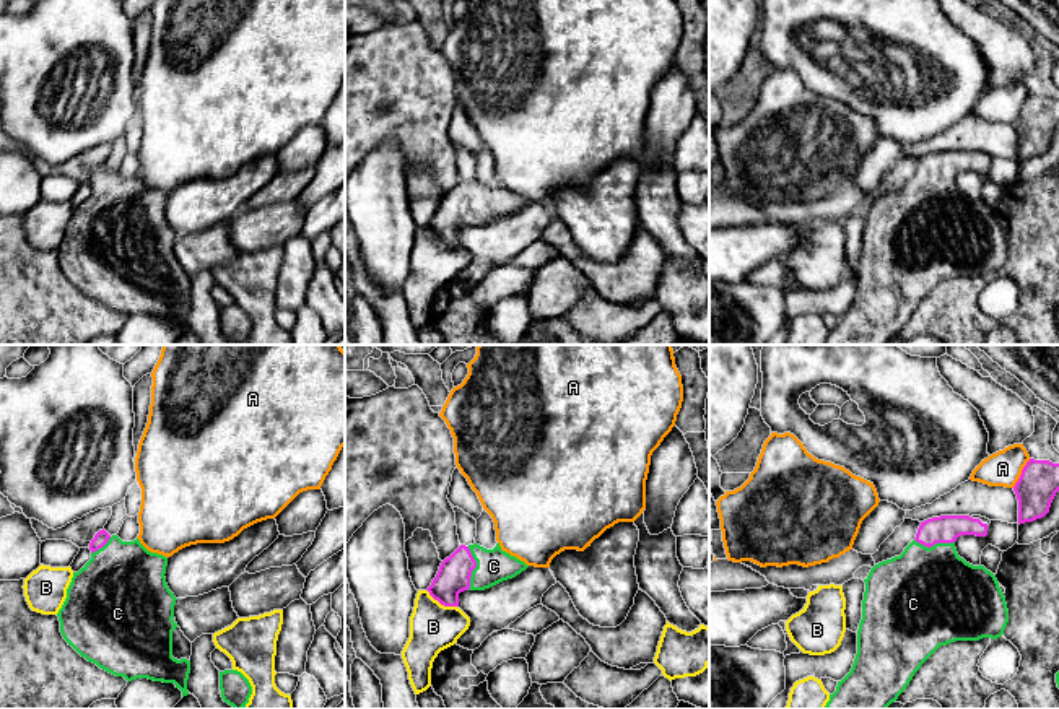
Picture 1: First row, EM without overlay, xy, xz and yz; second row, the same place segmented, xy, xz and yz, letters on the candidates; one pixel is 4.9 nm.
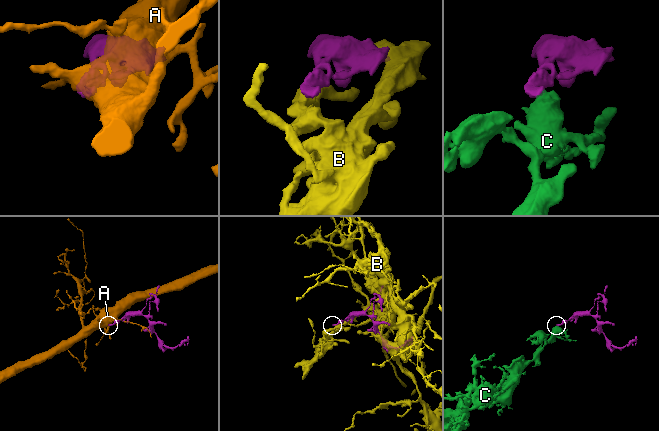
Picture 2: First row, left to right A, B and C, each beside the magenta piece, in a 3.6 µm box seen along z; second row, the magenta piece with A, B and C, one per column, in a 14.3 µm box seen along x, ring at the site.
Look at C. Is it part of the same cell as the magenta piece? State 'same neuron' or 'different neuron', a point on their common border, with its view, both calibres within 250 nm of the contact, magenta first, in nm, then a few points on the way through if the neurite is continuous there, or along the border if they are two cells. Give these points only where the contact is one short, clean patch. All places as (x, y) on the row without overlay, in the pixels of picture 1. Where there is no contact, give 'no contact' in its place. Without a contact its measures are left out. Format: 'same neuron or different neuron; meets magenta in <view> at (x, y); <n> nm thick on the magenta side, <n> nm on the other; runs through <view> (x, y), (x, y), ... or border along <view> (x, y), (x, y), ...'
same neuron; meets magenta in xz at (475, 202); 160 nm thick on the magenta side, 170 nm on the other

